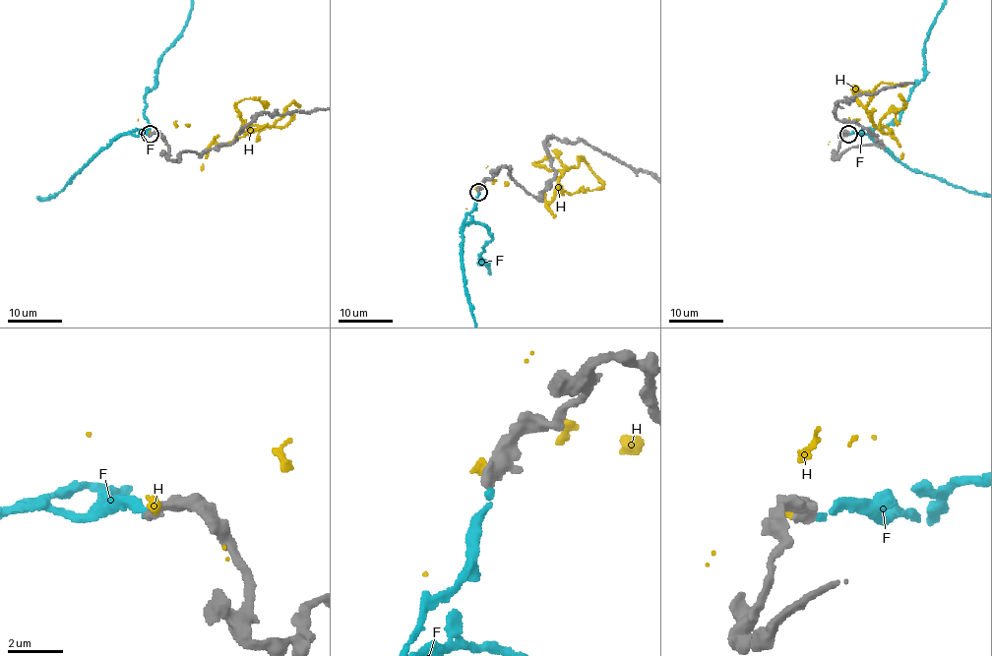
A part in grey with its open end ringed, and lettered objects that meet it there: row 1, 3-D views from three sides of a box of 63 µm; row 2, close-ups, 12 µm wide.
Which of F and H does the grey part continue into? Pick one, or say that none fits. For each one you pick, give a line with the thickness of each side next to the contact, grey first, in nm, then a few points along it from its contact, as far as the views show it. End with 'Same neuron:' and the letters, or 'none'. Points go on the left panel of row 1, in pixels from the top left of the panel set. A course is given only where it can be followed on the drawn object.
F: 500/220 nm
Same neuron: F

